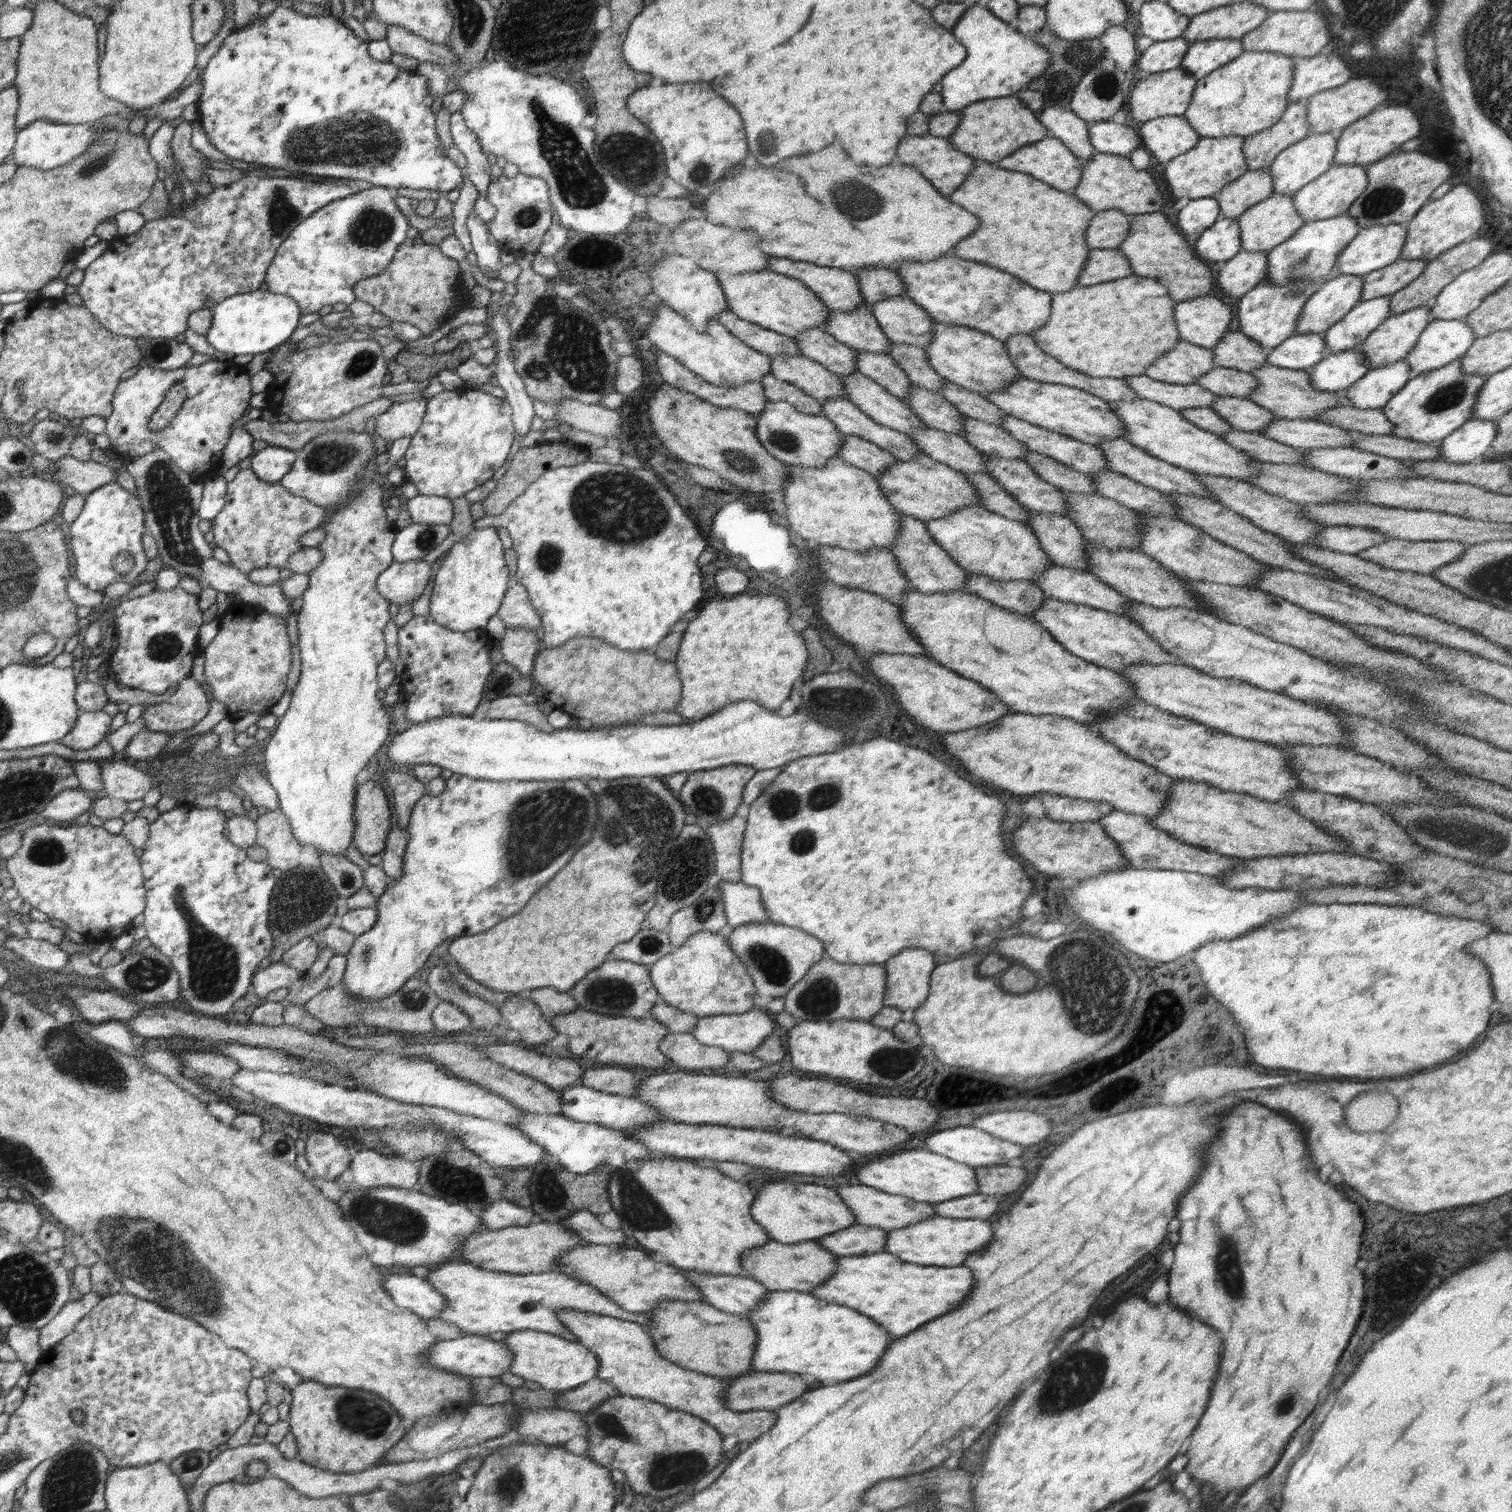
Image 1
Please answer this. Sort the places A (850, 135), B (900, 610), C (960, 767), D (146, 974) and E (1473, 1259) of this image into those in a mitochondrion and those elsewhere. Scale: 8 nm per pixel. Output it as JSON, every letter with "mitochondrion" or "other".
{"A":"other","B":"other","C":"other","D":"mitochondrion","E":"other"}

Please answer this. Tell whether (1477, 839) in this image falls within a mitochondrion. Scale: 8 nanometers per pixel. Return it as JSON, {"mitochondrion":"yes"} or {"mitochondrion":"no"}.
{"mitochondrion":"yes"}

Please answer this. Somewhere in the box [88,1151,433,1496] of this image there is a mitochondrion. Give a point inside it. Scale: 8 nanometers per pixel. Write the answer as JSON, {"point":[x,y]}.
{"point":[136,1245]}

